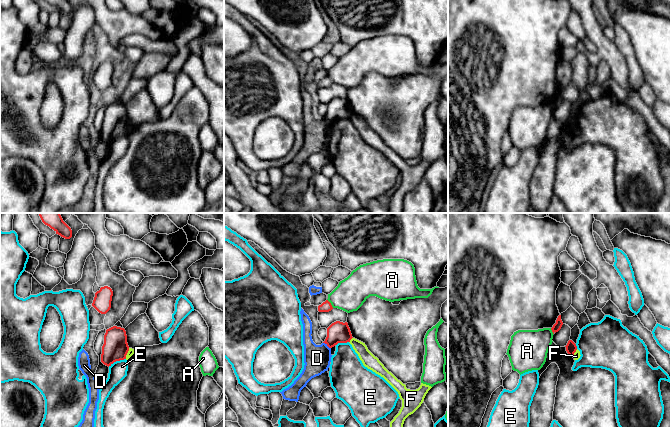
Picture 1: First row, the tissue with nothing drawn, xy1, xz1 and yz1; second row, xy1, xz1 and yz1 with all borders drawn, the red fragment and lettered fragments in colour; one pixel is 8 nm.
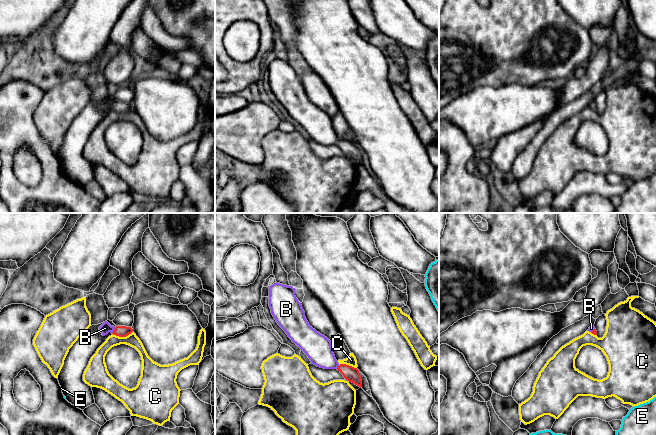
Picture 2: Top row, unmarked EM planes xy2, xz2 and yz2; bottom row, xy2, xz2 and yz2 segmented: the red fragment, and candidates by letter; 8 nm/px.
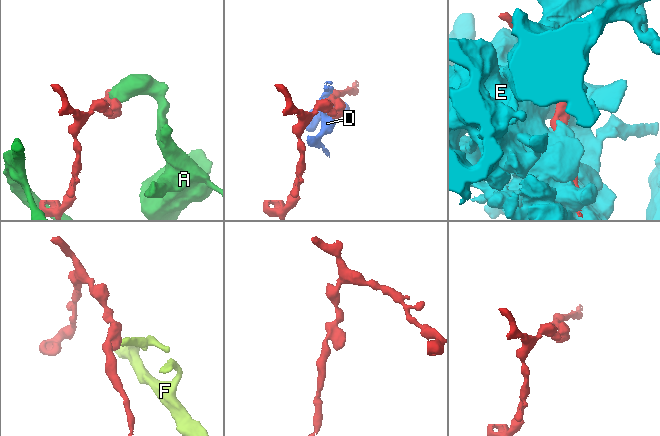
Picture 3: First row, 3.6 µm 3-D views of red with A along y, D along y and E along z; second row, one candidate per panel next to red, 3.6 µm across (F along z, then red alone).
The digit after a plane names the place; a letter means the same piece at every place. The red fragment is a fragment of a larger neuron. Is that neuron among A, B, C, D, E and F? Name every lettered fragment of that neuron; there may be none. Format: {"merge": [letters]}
{"merge": ["B"]}

